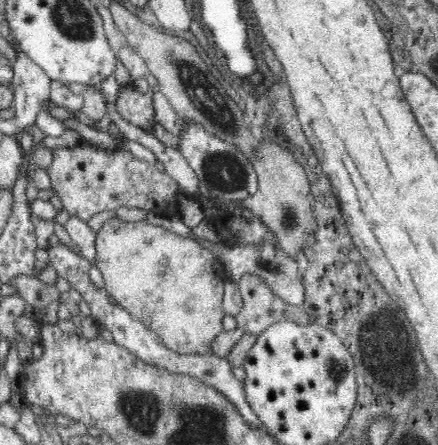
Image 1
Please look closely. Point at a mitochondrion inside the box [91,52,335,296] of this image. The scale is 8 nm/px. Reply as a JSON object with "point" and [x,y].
{"point":[225,173]}

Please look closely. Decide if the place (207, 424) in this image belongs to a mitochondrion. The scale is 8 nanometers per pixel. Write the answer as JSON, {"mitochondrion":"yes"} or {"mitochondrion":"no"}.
{"mitochondrion":"yes"}

